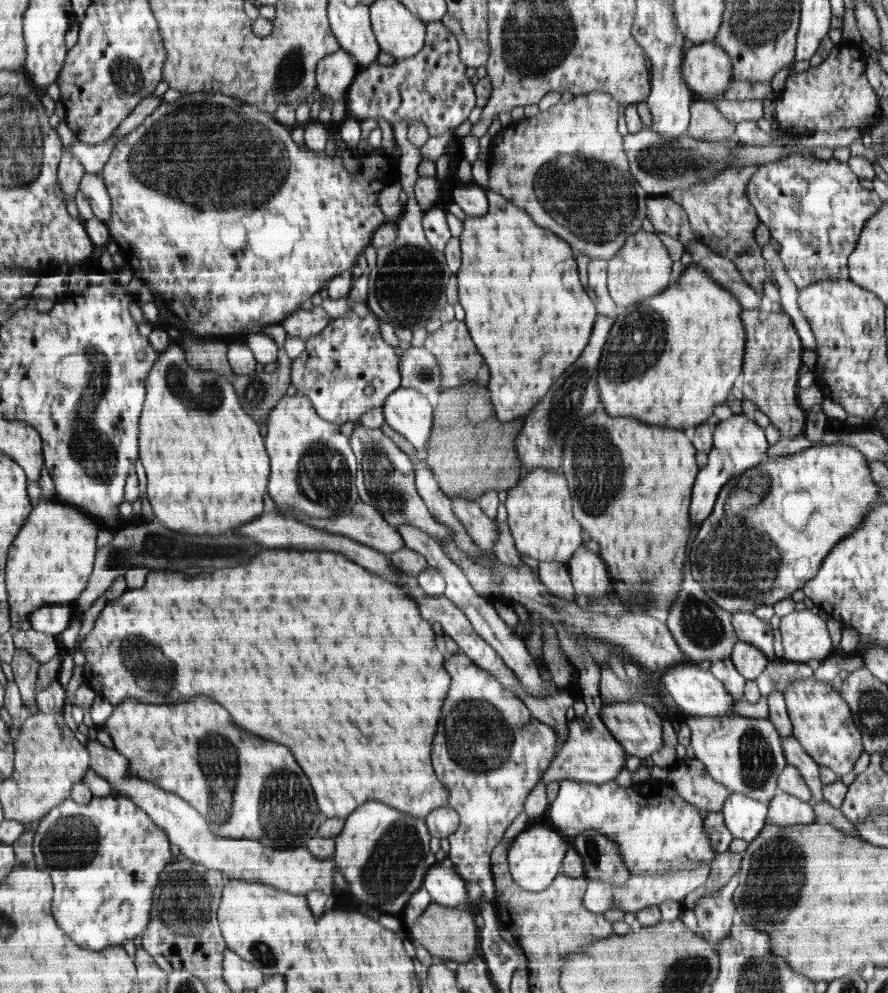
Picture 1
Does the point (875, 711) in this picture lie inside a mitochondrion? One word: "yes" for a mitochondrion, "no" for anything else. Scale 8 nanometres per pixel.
yes

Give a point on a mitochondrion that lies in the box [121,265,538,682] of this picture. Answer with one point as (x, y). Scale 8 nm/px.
(324, 476)

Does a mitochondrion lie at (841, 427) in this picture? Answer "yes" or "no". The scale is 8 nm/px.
no

